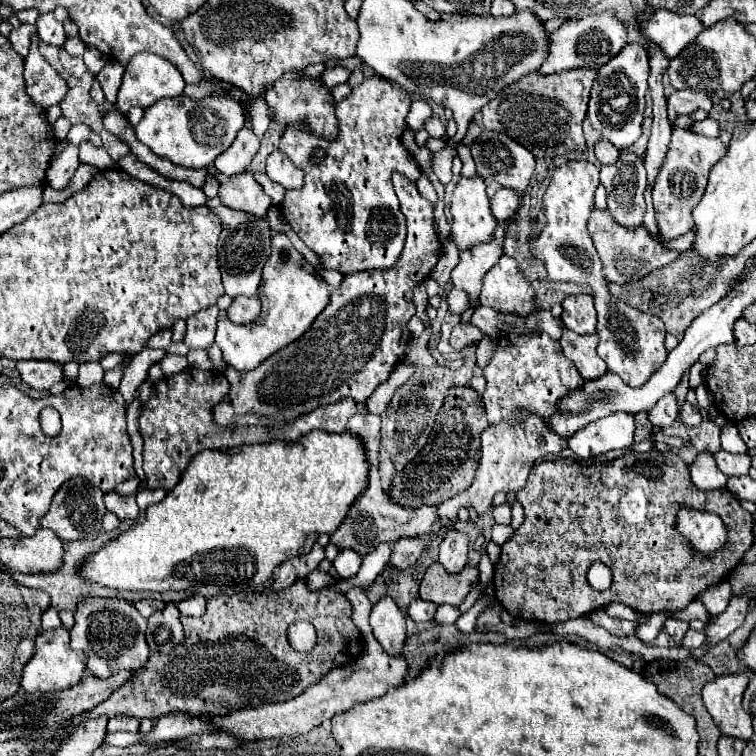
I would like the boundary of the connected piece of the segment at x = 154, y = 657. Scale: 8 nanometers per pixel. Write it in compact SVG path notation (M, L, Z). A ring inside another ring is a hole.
M302 579L294 581L284 591L268 593L268 595L266 593L256 595L254 591L236 591L236 589L222 591L218 595L208 595L206 613L202 617L182 615L182 625L186 633L186 641L182 645L178 645L170 653L160 653L160 651L150 653L150 661L140 671L140 677L136 677L136 681L128 681L128 685L112 693L112 697L104 701L104 705L98 705L86 715L74 717L58 733L60 735L72 733L80 721L88 717L96 717L96 713L104 713L108 719L114 717L116 713L130 713L130 717L140 717L140 719L150 717L156 721L158 717L172 713L172 709L192 709L192 713L228 715L236 709L288 701L300 695L312 683L320 681L320 677L324 677L324 673L328 673L330 669L342 667L354 661L356 657L360 657L364 649L364 639L362 639L360 629L352 621L352 605L346 599L346 595L330 591L330 589L310 591ZM296 621L312 623L318 633L318 643L308 653L294 651L286 639L288 625Z

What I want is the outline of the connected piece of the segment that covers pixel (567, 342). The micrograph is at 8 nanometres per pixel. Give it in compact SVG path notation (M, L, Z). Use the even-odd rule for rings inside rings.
M564 329L560 345L564 355L574 361L576 369L586 381L592 381L608 371L606 363L600 361L600 355L596 353L598 335L576 335L570 329Z

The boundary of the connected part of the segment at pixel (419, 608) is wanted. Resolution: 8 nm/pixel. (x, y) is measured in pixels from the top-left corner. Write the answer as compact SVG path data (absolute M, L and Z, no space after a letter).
M414 599L410 605L408 605L408 617L416 623L424 623L424 621L432 621L434 619L434 613L436 613L436 605L428 603L428 601L420 601L420 599Z

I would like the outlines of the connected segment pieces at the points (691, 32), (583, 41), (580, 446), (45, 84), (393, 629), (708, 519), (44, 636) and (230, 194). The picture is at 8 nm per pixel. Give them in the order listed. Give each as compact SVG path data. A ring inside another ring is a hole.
M660 9L652 15L642 15L640 31L646 41L658 43L668 57L676 57L704 31L704 25L698 17L684 17Z
M612 9L596 13L596 15L588 15L584 19L578 21L570 21L566 25L562 25L558 31L552 33L552 47L550 47L550 55L542 65L542 73L560 73L566 69L576 69L576 67L592 67L592 69L600 69L606 61L610 61L624 45L626 45L626 27L624 23L616 17L616 13Z
M612 413L600 421L592 421L578 429L566 439L568 449L572 449L580 459L590 455L602 455L612 449L624 449L632 445L634 417L630 413Z
M36 47L36 51L30 49L30 53L26 57L24 77L26 77L26 91L28 91L28 95L32 97L32 101L36 101L44 109L60 103L60 99L64 99L68 91L65 80L40 55L38 47Z
M382 597L372 607L370 627L374 631L376 641L390 655L402 655L402 647L406 641L406 615L398 609L392 597Z
M680 509L676 527L690 541L690 547L702 555L720 549L726 541L724 523L720 523L720 517L714 517L712 513L696 509Z
M48 629L40 631L36 637L36 653L34 657L26 663L24 675L22 675L22 689L28 693L44 693L44 691L56 691L56 689L68 689L68 685L76 685L80 677L84 675L86 669L86 653L74 651L70 647L70 635L68 629Z
M252 173L224 177L218 195L226 207L246 211L258 219L266 219L268 209L272 207L272 199L264 193Z

